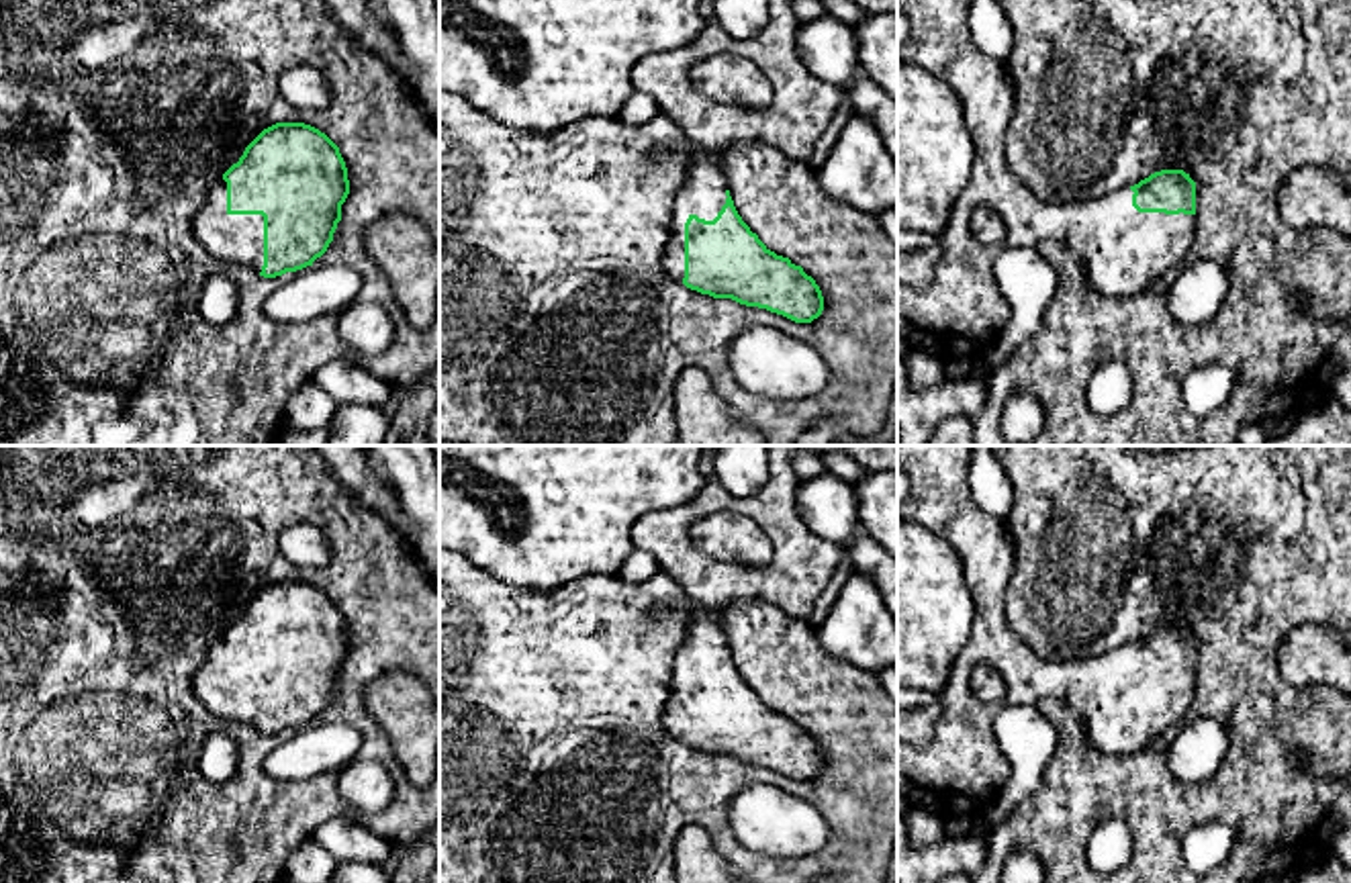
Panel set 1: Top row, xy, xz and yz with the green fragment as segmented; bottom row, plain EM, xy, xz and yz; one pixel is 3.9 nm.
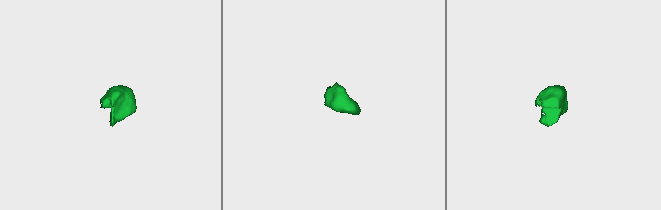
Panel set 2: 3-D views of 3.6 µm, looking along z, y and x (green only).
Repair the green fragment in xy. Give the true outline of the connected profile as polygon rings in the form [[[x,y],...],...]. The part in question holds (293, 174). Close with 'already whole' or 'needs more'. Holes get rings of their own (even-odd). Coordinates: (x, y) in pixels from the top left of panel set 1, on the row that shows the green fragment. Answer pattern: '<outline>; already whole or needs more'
[[[276,123],[213,182],[194,235],[225,266],[276,278],[327,251],[347,194],[339,147],[311,125]]]; needs more

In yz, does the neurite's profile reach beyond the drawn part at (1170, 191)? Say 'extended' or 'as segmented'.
extended

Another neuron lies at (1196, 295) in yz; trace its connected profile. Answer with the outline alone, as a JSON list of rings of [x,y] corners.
[[[1200,260],[1181,268],[1181,274],[1169,290],[1167,309],[1183,325],[1210,323],[1228,286],[1228,276],[1216,262]]]

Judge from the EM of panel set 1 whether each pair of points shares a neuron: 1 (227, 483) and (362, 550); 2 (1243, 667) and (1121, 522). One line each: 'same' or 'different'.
1: same
2: same

